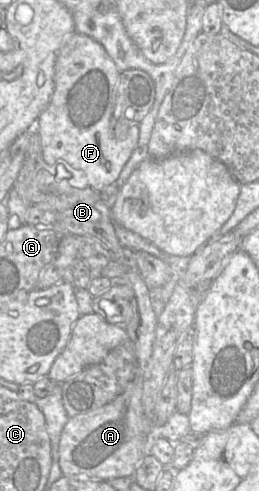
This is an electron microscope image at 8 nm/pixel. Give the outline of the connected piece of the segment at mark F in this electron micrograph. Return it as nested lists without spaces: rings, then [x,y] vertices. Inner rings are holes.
[[[74,31],[68,35],[57,53],[54,65],[54,90],[48,105],[40,113],[35,126],[40,136],[41,155],[46,165],[64,165],[71,177],[70,185],[90,187],[96,191],[113,184],[137,146],[139,125],[133,125],[124,139],[117,139],[112,130],[116,86],[120,72],[105,48],[89,36]]]

